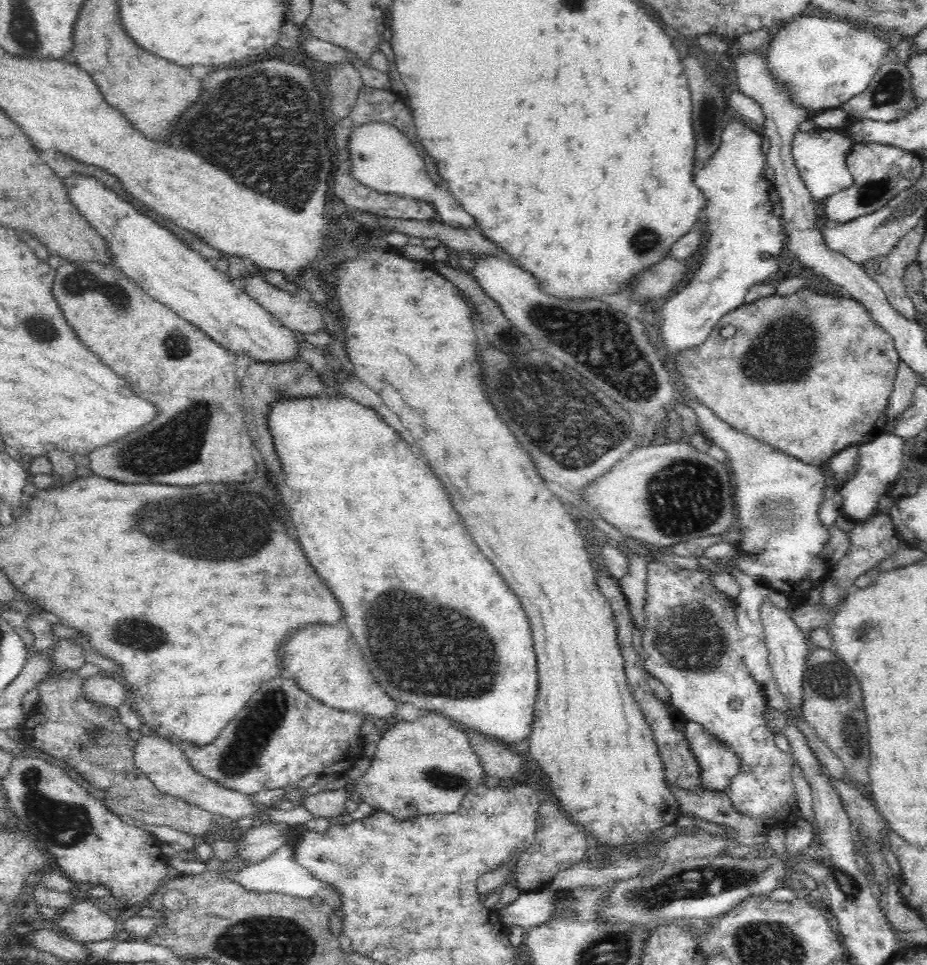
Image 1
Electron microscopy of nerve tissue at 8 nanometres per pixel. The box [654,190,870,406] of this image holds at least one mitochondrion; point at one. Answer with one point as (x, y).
(788, 342)

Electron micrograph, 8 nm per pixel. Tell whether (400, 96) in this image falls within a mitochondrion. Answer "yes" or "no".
no

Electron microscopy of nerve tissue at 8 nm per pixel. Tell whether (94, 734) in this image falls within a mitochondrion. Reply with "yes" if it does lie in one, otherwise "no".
yes

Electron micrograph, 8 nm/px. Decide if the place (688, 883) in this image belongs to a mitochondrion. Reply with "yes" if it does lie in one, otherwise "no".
yes

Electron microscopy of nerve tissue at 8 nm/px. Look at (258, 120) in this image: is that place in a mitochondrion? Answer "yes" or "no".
yes

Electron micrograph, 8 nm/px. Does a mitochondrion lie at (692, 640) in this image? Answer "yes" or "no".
yes

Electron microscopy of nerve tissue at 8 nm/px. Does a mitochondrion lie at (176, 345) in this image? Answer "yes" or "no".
yes

